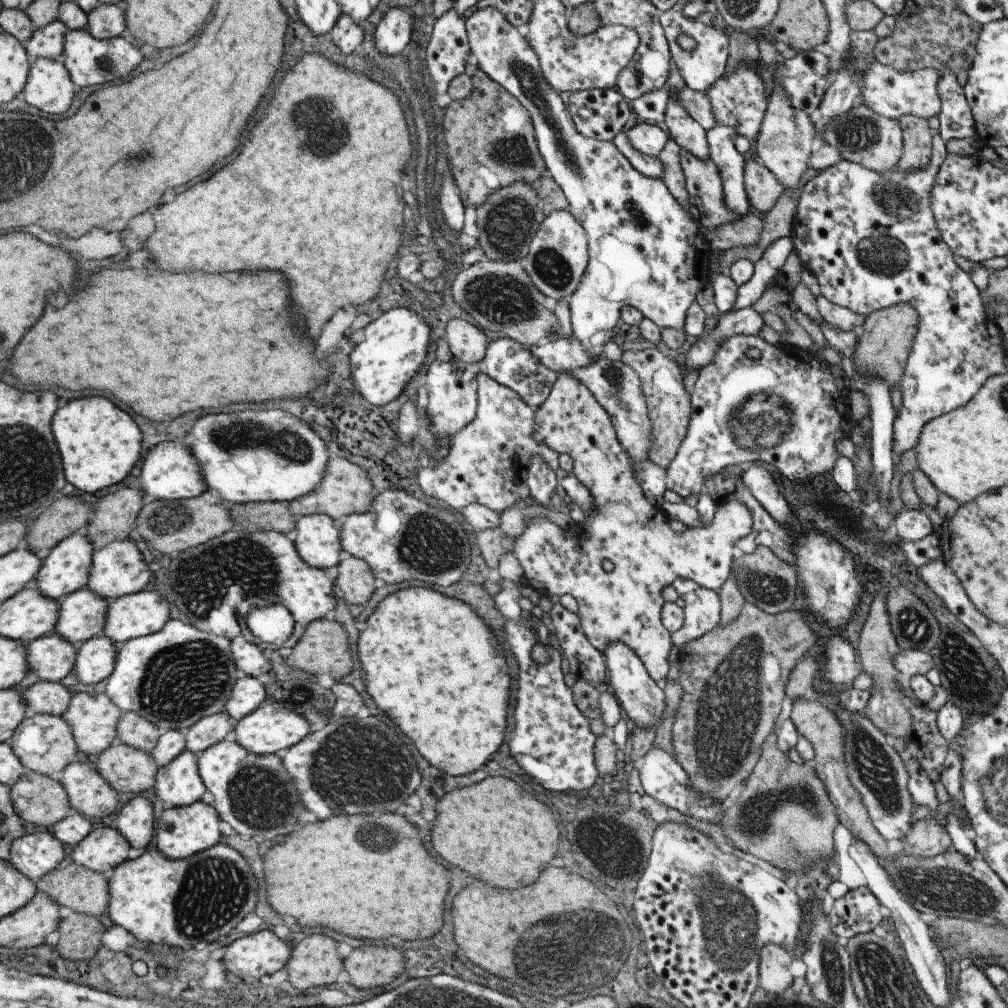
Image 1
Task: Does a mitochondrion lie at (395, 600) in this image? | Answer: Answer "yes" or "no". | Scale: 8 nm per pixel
no

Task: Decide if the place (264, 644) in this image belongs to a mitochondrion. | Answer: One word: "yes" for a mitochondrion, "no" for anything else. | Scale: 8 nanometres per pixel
no

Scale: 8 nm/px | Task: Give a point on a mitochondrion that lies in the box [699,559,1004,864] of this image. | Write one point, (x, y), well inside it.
(756, 818)

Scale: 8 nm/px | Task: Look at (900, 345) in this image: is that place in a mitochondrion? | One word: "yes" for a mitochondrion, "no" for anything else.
no

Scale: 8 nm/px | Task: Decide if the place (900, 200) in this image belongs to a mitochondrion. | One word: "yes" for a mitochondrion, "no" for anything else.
yes

